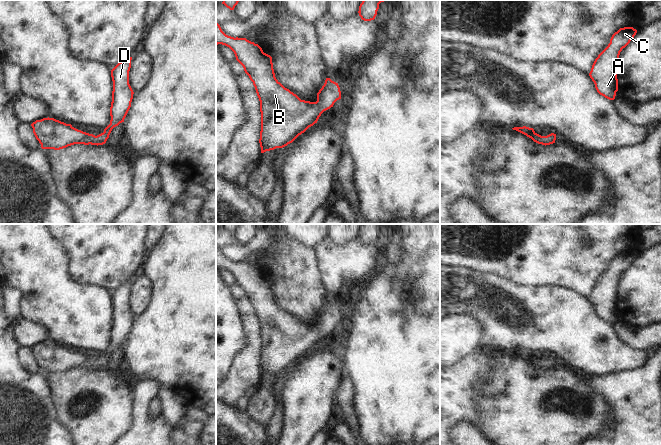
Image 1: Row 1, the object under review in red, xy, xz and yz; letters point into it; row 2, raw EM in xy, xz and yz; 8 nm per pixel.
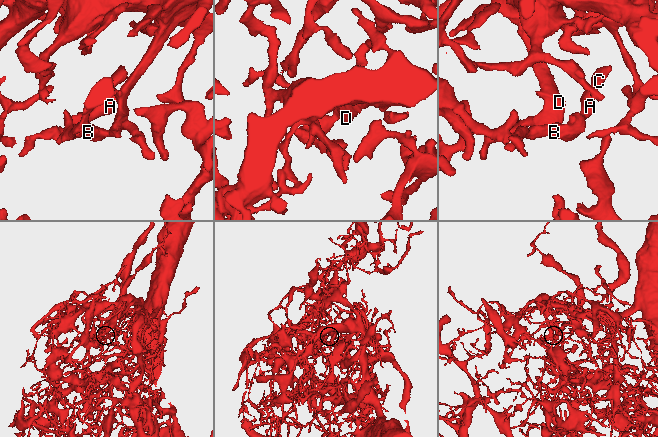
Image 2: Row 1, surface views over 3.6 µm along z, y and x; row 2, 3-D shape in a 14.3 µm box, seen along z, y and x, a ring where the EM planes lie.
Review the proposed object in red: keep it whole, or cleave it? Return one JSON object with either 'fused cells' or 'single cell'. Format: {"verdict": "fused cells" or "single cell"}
{"verdict": "single cell"}

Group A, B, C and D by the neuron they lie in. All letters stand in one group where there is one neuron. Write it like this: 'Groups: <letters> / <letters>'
Groups: A B C D.

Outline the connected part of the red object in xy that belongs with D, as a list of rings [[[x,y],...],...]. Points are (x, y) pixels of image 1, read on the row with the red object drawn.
[[[132,57],[119,62],[112,70],[113,81],[112,102],[110,107],[110,124],[104,132],[95,136],[74,128],[54,118],[43,118],[31,124],[36,139],[42,149],[60,150],[74,144],[103,145],[112,129],[124,122],[131,107],[133,90],[129,84],[129,71]]]

